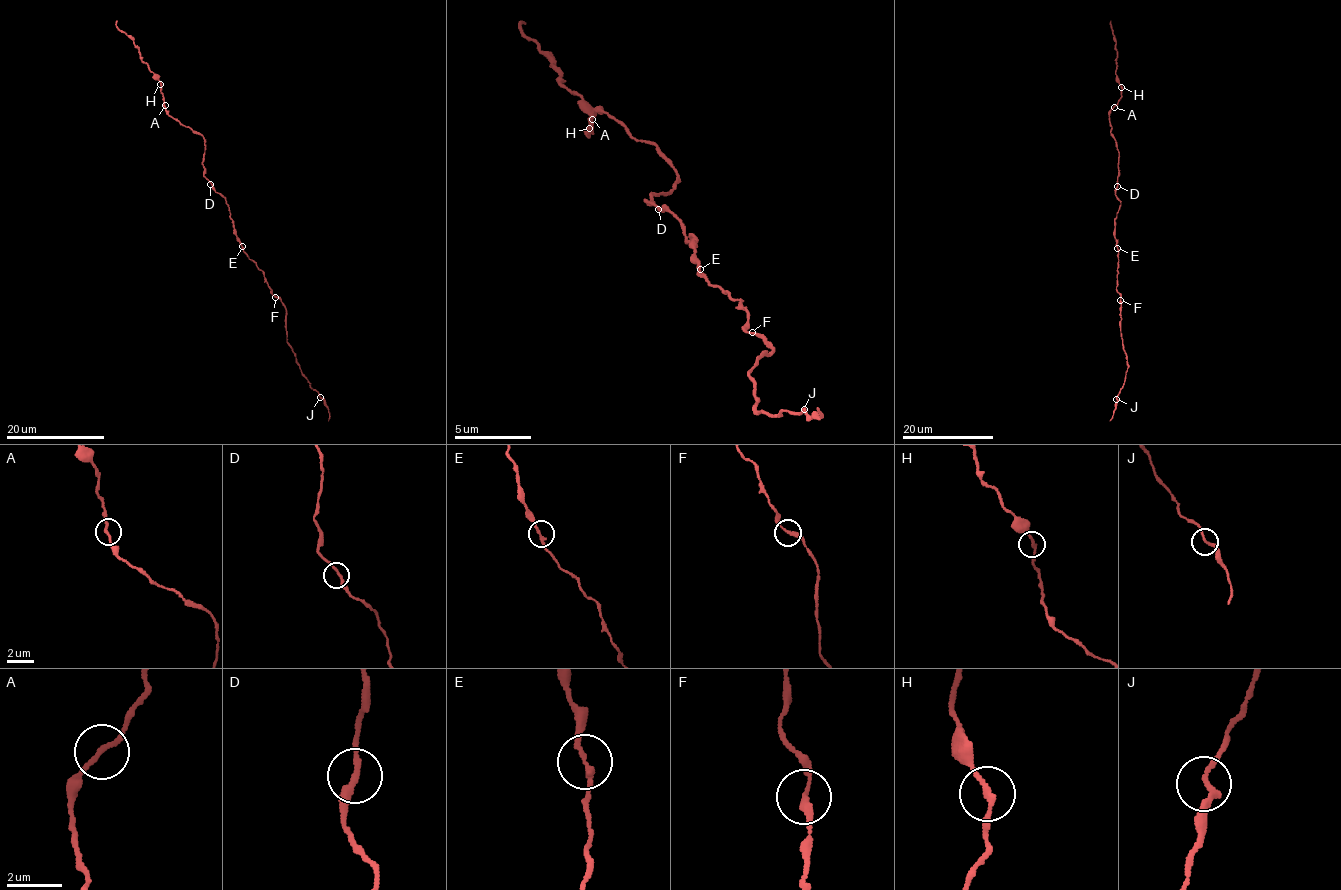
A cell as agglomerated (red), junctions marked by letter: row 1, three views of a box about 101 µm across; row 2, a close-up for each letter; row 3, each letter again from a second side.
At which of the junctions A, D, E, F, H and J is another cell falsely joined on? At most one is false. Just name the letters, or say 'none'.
none

